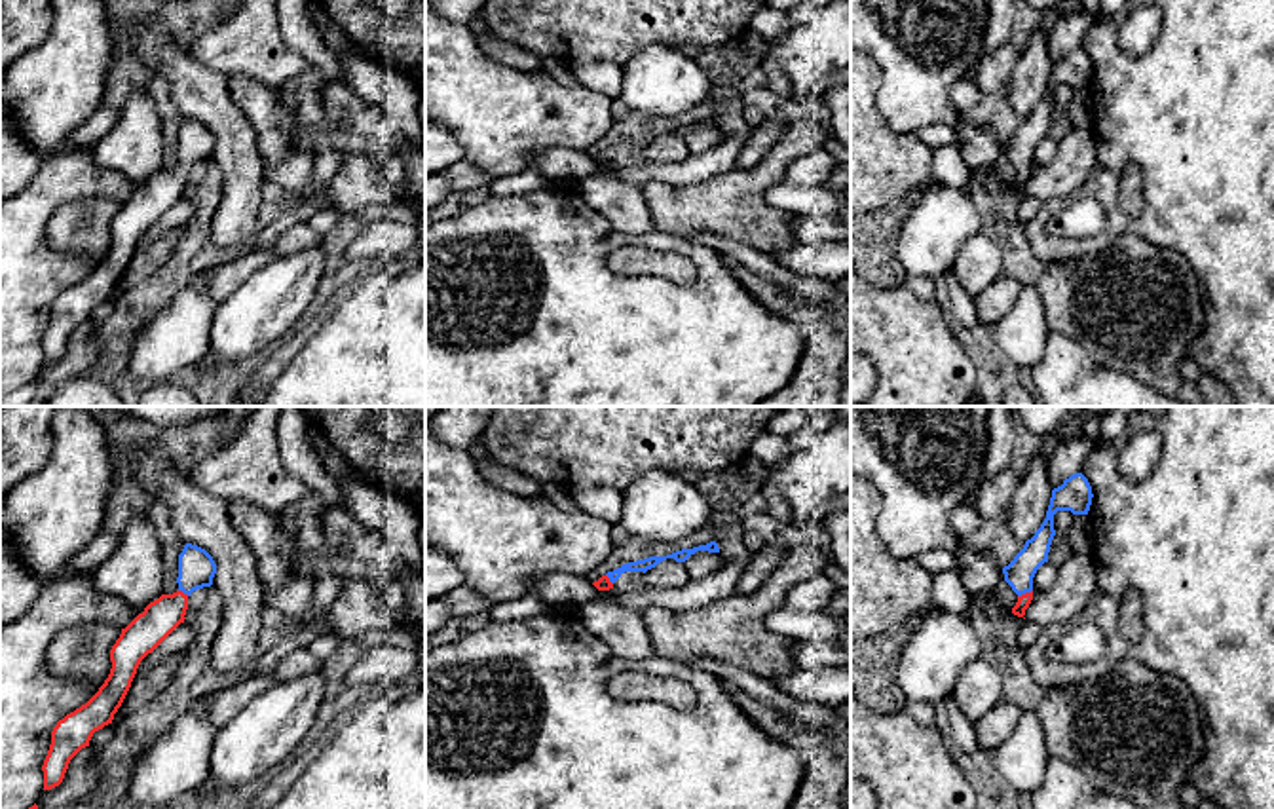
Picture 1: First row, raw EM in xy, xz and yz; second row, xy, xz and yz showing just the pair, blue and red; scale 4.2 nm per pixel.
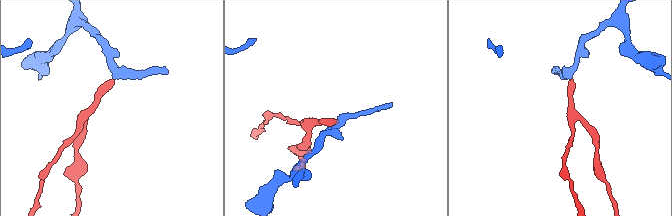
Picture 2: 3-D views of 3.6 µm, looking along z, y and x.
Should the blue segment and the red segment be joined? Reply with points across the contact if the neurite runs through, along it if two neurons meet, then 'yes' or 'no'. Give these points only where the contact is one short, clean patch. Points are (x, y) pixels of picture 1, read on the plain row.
runs through yz (1018, 149), (1024, 168), (1024, 175); yes

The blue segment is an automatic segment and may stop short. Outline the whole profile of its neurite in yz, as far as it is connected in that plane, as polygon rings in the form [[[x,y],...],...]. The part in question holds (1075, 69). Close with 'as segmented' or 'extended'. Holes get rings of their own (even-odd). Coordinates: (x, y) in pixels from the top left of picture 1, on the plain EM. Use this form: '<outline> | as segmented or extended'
[[[1082,47],[1071,49],[1061,61],[1052,65],[1044,97],[1035,110],[1025,116],[1023,123],[1014,131],[1014,135],[1002,142],[1004,156],[1018,169],[1018,177],[1012,182],[1014,190],[1025,190],[1025,184],[1033,175],[1033,152],[1037,144],[1048,137],[1050,120],[1056,110],[1054,89],[1058,85],[1088,89],[1092,72],[1092,61]]] | extended

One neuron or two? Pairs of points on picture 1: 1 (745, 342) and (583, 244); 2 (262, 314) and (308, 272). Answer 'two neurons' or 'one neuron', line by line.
1: one neuron
2: one neuron

